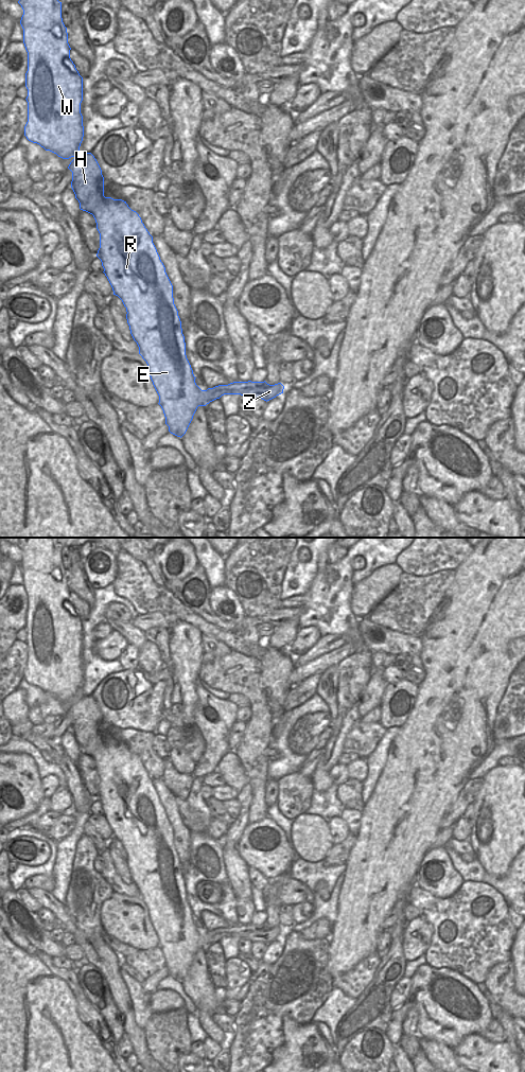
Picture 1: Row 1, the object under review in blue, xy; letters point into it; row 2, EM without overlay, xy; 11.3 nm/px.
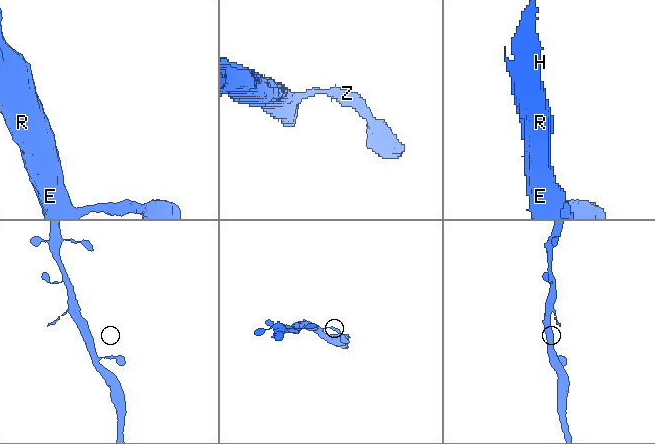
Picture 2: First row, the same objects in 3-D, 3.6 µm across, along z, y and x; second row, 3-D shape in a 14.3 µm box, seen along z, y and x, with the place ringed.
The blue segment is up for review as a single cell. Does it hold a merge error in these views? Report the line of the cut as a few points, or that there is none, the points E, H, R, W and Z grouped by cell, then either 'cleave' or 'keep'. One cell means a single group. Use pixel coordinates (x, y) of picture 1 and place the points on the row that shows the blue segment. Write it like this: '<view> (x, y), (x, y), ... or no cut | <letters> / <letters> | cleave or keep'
no cut | E H R W Z | keep

